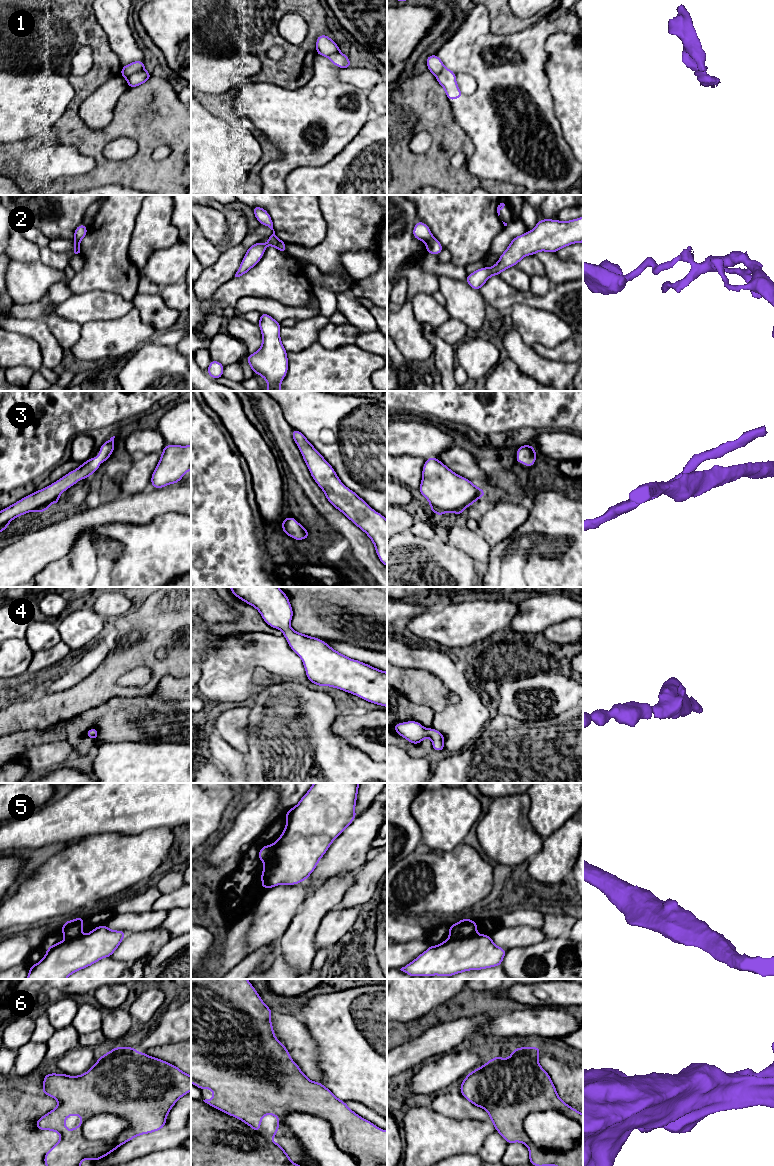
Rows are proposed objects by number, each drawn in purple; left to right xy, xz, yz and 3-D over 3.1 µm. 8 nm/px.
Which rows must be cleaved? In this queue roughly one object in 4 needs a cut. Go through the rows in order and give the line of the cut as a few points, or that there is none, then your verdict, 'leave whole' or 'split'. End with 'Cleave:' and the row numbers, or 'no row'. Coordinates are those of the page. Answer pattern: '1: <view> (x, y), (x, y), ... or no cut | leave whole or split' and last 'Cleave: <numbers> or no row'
1: xy (143, 67), (133, 72), (126, 79) | split
2: yz (432, 236), (426, 242) | split
3: no cut | leave whole
4: no cut | leave whole
5: yz (476, 934), (470, 937), (448, 938) | split
6: xz (284, 1117), (308, 1113), (325, 1119), (334, 1143), (357, 1165) | split
Cleave: 1, 2, 5, 6

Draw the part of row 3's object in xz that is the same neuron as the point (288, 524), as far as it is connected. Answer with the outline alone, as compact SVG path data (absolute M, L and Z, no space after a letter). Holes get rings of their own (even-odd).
M284 517L282 521L282 530L286 535L292 537L294 540L308 539L311 535L307 532L303 525L298 524L297 519L293 517Z

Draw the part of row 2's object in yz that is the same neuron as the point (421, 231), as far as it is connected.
M417 221L413 228L413 237L423 242L427 242L433 236L430 228L425 223Z

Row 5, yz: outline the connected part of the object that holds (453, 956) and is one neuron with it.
M476 934L462 939L447 939L437 946L430 945L411 963L400 970L411 977L414 976L452 976L469 970L481 970L494 966L501 966L506 950L498 947L492 941L490 935Z

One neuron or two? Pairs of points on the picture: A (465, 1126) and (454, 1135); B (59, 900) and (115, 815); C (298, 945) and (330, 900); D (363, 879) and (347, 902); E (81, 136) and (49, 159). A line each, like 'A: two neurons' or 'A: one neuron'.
A: one neuron
B: two neurons
C: one neuron
D: one neuron
E: two neurons

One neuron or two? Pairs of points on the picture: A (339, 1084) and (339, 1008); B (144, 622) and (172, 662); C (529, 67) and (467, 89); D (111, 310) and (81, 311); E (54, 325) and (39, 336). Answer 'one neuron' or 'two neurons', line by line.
A: one neuron
B: one neuron
C: two neurons
D: one neuron
E: two neurons

